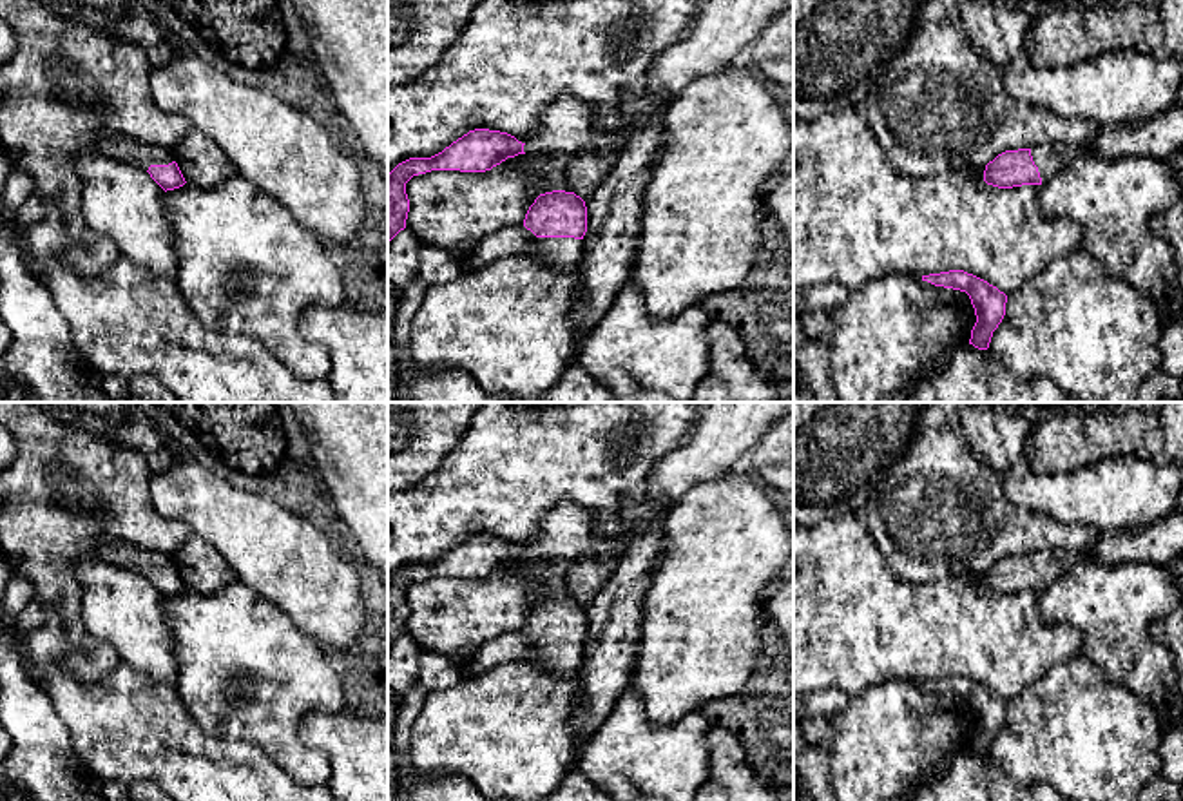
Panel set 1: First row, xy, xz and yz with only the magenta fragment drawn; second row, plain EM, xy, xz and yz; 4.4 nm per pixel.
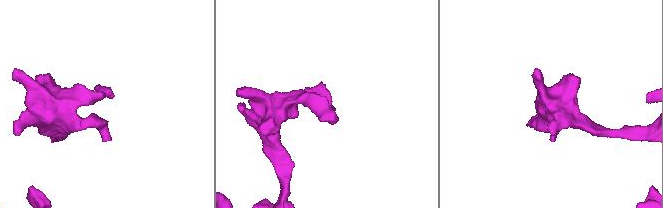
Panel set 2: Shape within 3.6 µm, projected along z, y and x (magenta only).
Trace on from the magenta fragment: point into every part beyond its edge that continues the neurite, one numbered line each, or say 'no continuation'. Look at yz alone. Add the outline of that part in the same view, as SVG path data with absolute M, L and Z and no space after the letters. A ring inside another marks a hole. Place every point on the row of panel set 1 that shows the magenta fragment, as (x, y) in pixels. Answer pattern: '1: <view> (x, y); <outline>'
1: yz (1049, 158); M1049 141L1031 149L1031 156L1038 167L1042 185L1060 170L1067 169L1082 154L1082 147L1063 141Z

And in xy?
1: xy (125, 149); M118 134L103 136L100 150L120 161L134 163L145 172L150 165L168 165L174 161L172 150L147 145L138 140Z

